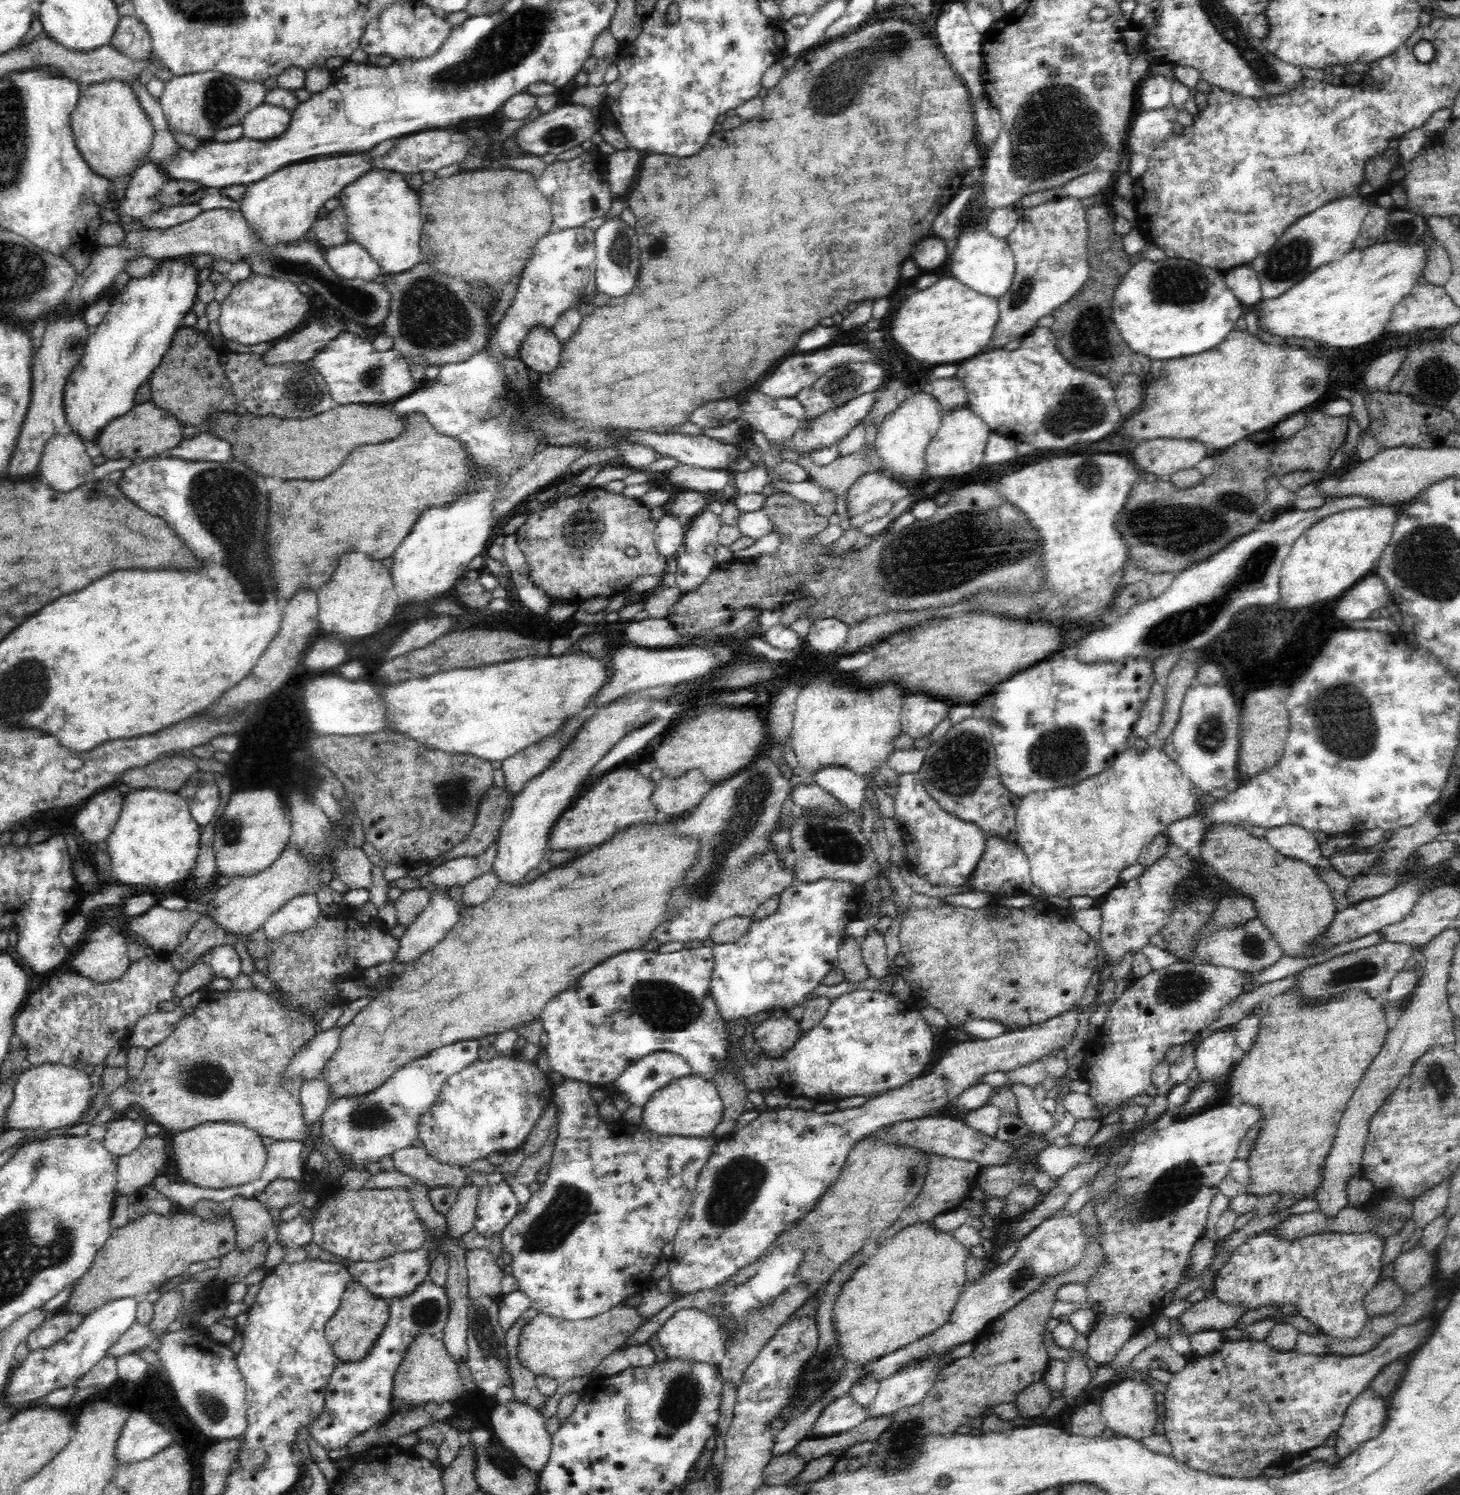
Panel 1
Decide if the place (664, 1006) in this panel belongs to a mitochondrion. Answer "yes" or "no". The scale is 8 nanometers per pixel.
yes

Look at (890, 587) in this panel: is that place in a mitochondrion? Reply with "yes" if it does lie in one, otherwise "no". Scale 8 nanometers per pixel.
yes

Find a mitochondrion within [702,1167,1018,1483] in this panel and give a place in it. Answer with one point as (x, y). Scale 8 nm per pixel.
(823, 1369)

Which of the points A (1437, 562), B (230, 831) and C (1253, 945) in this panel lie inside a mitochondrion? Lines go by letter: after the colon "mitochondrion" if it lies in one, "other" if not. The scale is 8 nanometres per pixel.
A: mitochondrion
B: mitochondrion
C: mitochondrion

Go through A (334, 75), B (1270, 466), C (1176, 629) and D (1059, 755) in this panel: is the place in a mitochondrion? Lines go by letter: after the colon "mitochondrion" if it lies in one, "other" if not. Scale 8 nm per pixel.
A: other
B: mitochondrion
C: mitochondrion
D: mitochondrion

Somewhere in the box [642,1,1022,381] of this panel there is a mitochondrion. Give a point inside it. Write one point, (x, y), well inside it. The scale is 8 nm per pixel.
(835, 76)

